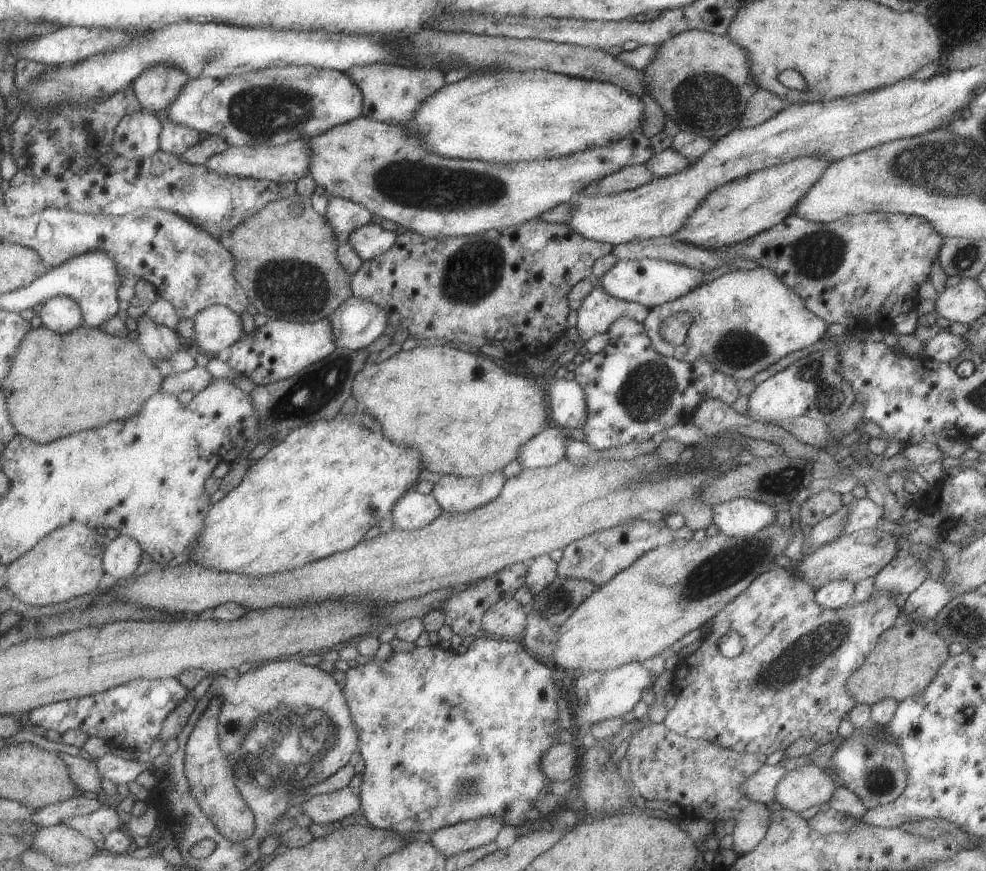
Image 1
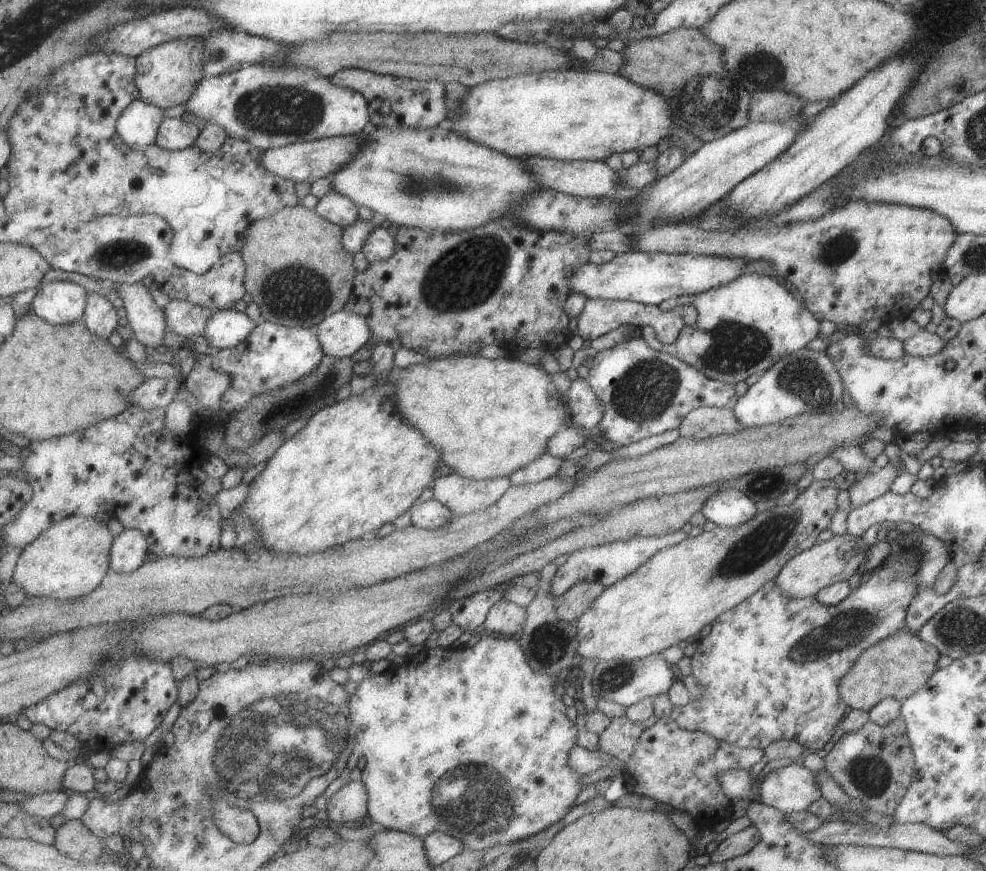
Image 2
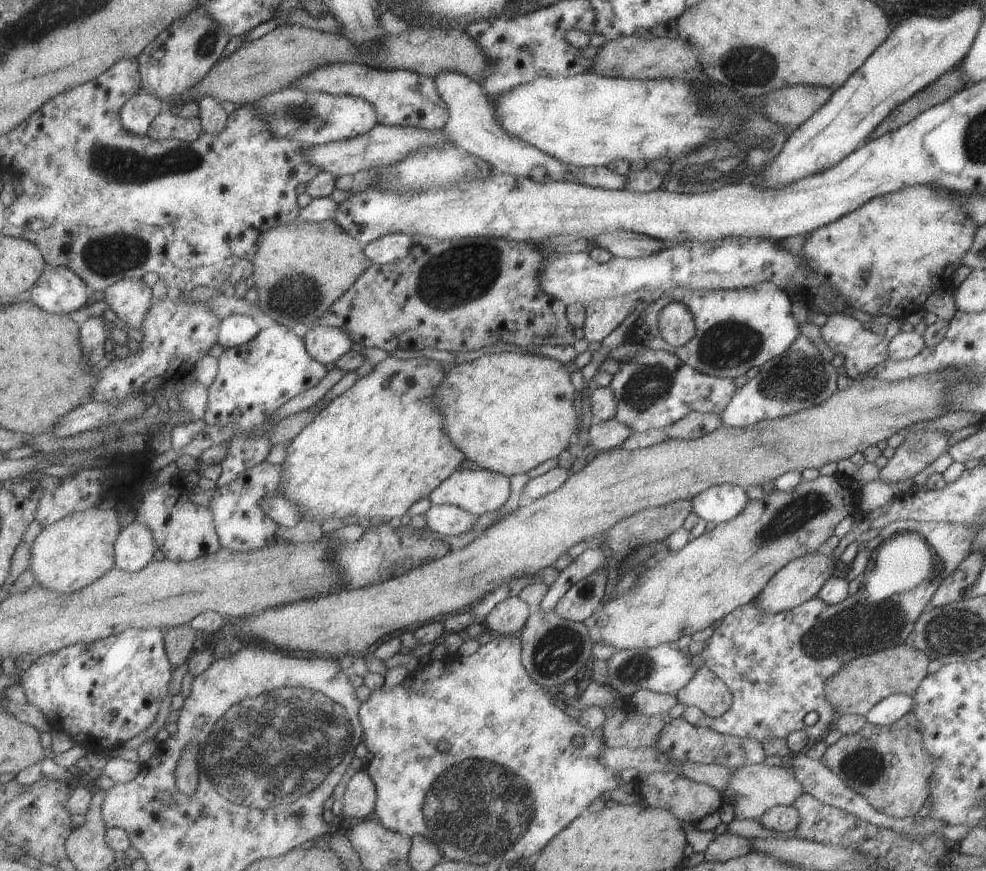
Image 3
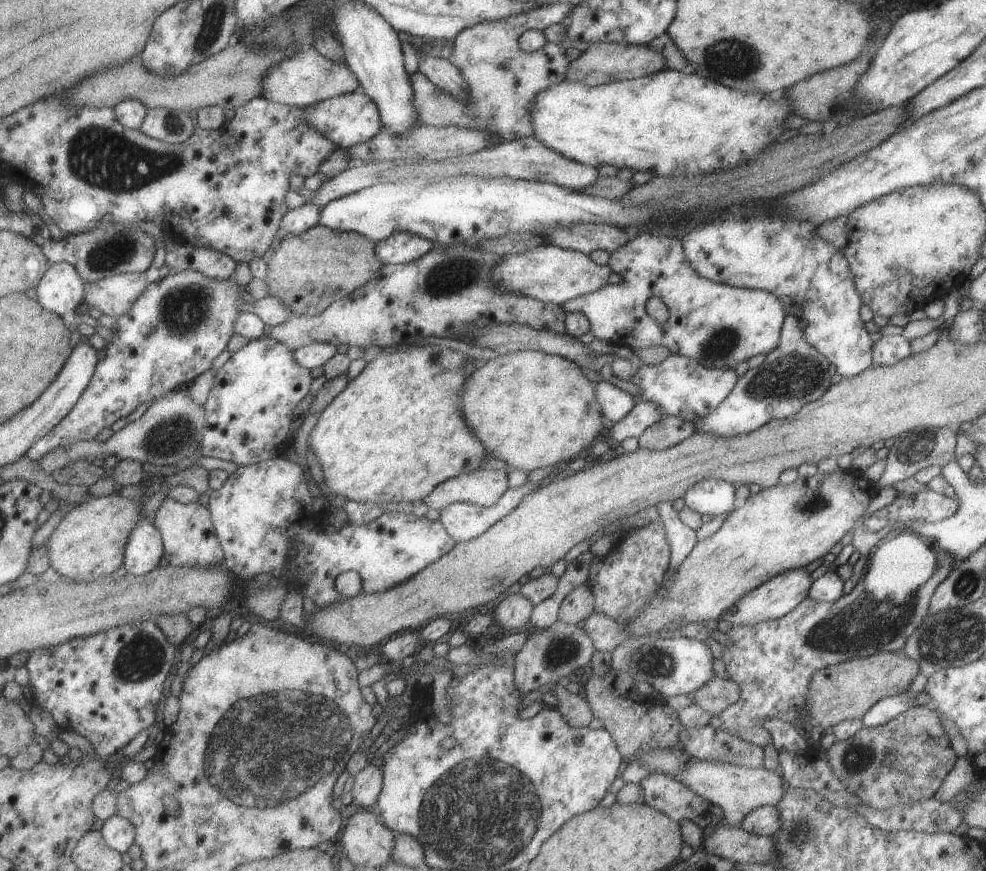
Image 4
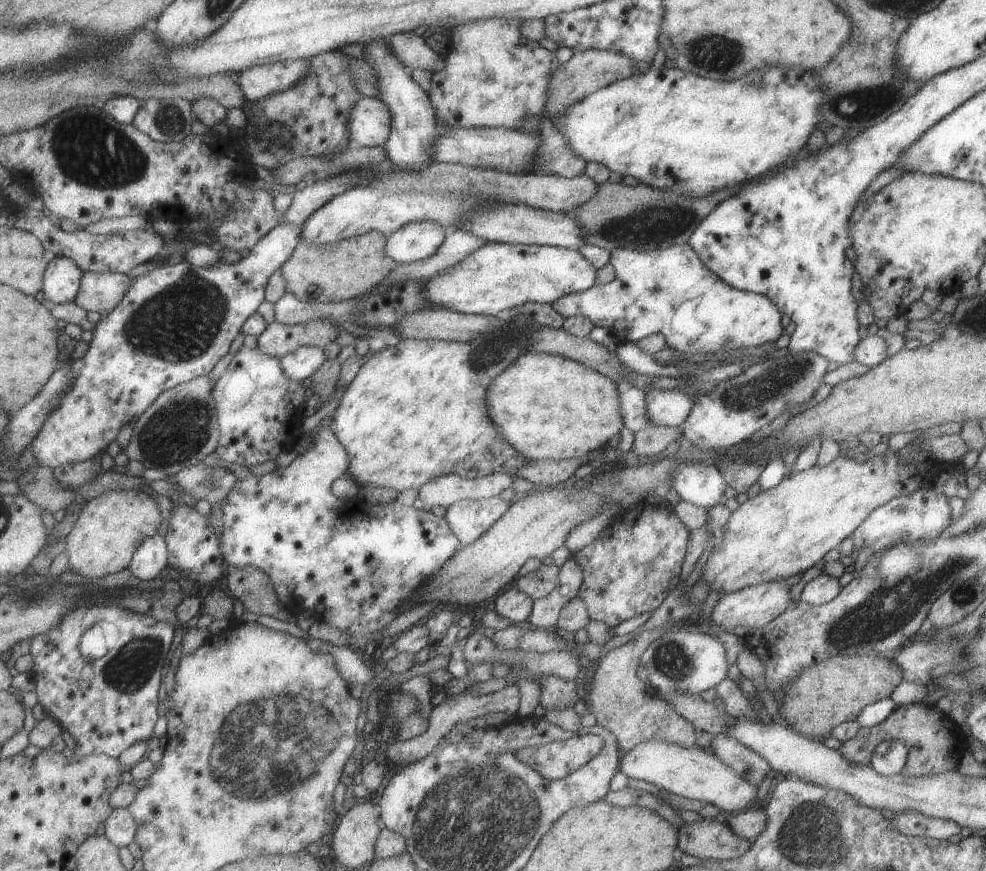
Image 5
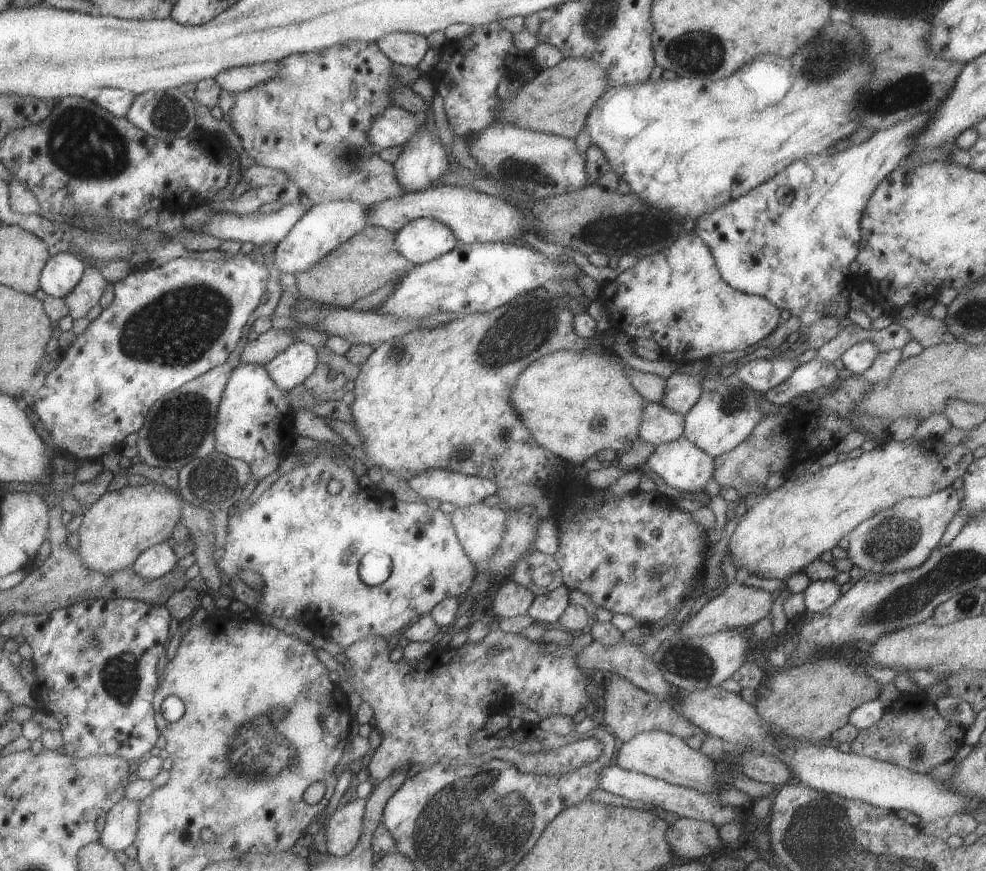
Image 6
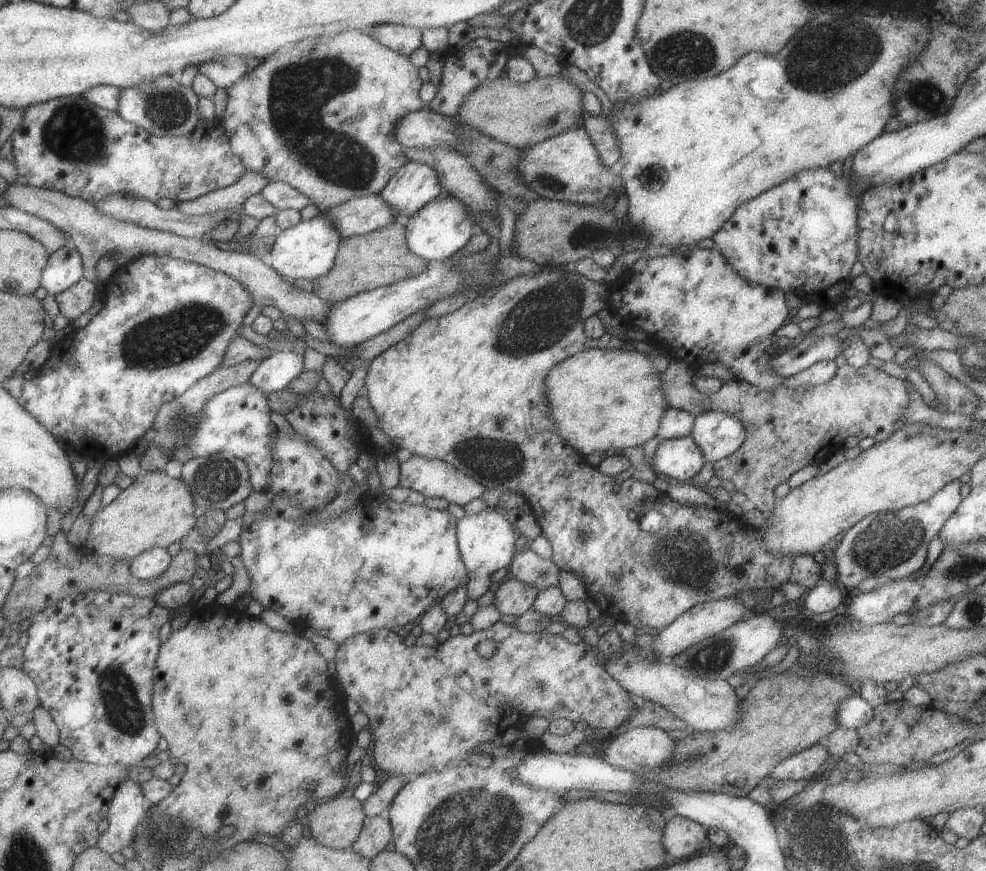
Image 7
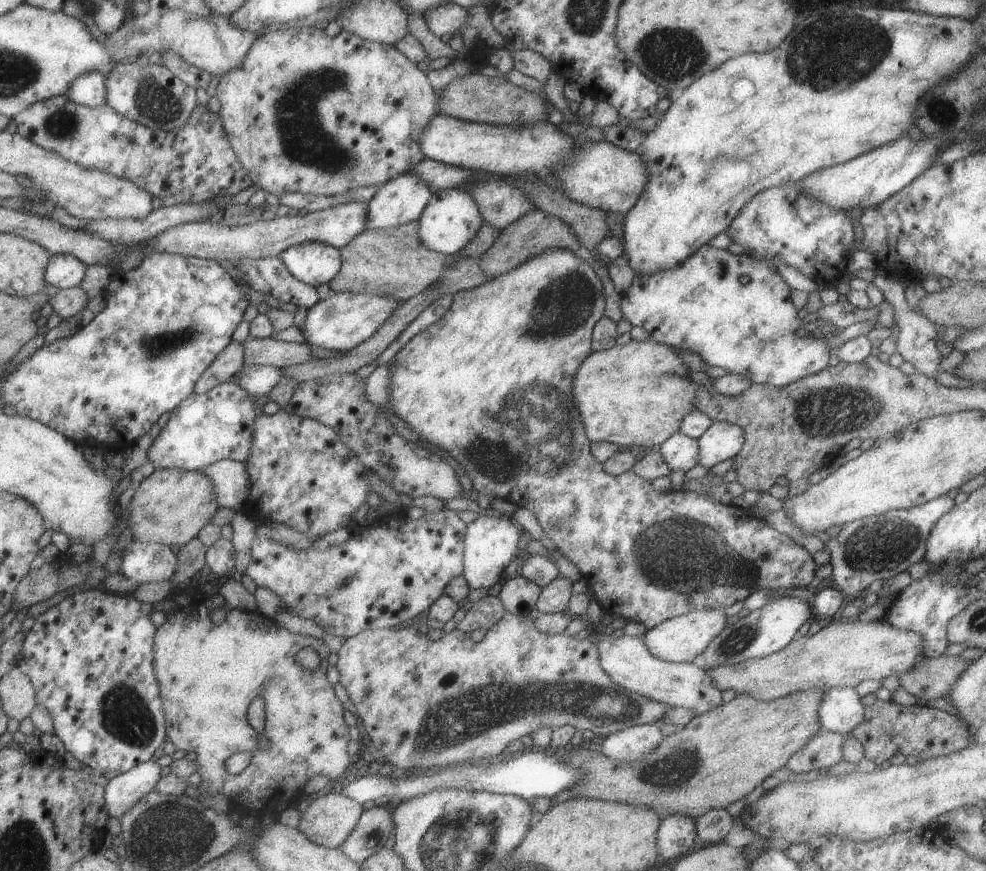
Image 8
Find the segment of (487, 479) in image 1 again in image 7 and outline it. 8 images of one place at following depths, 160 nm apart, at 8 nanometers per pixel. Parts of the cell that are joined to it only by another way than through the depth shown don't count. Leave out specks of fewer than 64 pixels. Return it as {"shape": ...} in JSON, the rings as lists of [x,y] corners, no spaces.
{"shape":[[[411,455],[407,460],[398,462],[398,486],[420,492],[424,497],[443,498],[448,504],[455,503],[460,506],[474,498],[480,498],[481,493],[485,491],[483,486],[450,464],[417,455]]]}

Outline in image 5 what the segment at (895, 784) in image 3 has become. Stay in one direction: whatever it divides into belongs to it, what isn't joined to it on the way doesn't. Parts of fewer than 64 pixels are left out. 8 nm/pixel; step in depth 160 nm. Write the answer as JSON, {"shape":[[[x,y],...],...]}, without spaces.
{"shape":[[[915,703],[898,706],[880,723],[872,727],[859,727],[852,739],[842,742],[837,749],[849,763],[867,764],[874,748],[887,739],[901,741],[907,747],[905,776],[929,776],[946,773],[956,768],[961,756],[967,750],[966,738],[951,715],[940,711],[935,705]]]}

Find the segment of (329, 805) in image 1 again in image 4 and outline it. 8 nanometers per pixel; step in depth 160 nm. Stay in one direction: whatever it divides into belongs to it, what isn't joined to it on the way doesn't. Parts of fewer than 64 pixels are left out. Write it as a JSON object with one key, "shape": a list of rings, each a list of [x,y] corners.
{"shape":[[[367,764],[354,774],[352,784],[352,804],[359,808],[369,808],[377,802],[382,787],[382,768]]]}

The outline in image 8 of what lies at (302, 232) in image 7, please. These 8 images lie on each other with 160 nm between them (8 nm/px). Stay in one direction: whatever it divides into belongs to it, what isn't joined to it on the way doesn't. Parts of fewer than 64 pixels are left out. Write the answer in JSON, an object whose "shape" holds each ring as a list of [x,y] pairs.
{"shape":[[[316,242],[290,246],[278,257],[293,278],[315,288],[327,284],[341,266],[340,249]]]}

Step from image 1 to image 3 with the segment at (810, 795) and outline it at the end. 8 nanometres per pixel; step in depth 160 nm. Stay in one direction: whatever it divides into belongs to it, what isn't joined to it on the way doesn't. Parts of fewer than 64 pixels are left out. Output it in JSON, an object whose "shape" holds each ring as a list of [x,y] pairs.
{"shape":[[[755,763],[732,769],[727,784],[719,796],[733,806],[733,819],[743,820],[749,818],[749,820],[757,821],[768,808],[775,805],[789,806],[802,792],[801,785],[789,768]]]}

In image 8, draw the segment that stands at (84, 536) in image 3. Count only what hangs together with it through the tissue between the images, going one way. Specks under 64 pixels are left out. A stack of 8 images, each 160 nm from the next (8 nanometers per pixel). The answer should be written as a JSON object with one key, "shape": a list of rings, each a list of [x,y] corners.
{"shape":[[[183,469],[154,470],[135,486],[129,507],[127,527],[132,531],[132,544],[161,543],[167,547],[189,542],[219,508],[213,483],[203,471]]]}

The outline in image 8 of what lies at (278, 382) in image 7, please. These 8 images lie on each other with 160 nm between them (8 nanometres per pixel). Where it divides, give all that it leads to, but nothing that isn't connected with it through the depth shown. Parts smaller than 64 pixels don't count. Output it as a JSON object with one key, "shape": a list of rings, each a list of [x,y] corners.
{"shape":[[[242,365],[235,376],[236,384],[251,397],[255,397],[258,394],[268,394],[283,374],[281,369],[271,365]]]}

